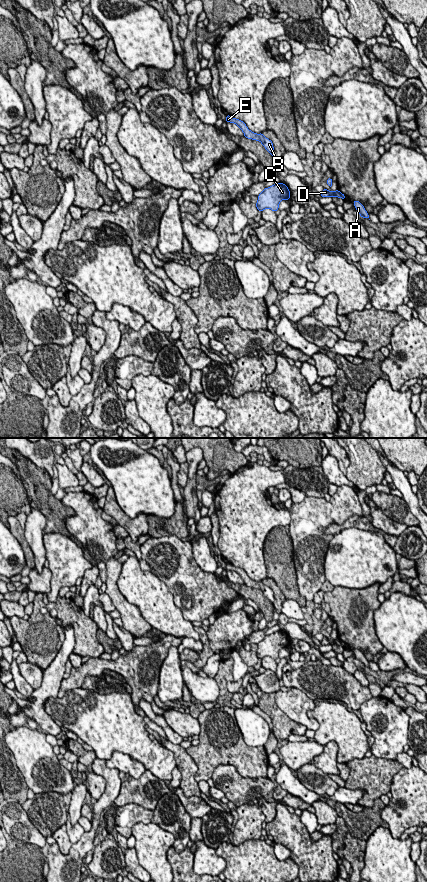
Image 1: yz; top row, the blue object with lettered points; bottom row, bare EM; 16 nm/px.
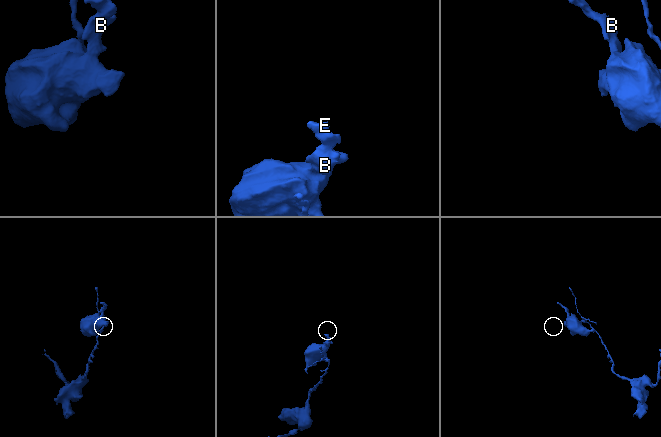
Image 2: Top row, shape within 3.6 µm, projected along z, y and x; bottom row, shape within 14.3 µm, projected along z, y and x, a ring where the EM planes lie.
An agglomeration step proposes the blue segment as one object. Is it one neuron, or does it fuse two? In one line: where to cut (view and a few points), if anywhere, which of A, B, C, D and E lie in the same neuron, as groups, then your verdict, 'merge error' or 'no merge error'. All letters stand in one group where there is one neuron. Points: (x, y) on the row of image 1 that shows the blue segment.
cut yz (334, 191), (335, 195); groups A / B C D E; merge error

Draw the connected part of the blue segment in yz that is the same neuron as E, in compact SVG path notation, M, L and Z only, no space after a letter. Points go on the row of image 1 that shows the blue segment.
M230 115L226 116L226 122L235 123L243 131L244 136L246 138L260 141L262 143L262 145L265 147L265 149L273 156L273 154L275 153L273 143L271 140L266 138L263 135L263 133L256 134L256 133L250 131L243 121L241 121L239 119L235 119Z

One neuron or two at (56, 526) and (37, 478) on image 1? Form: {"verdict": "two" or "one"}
{"verdict": "one"}

